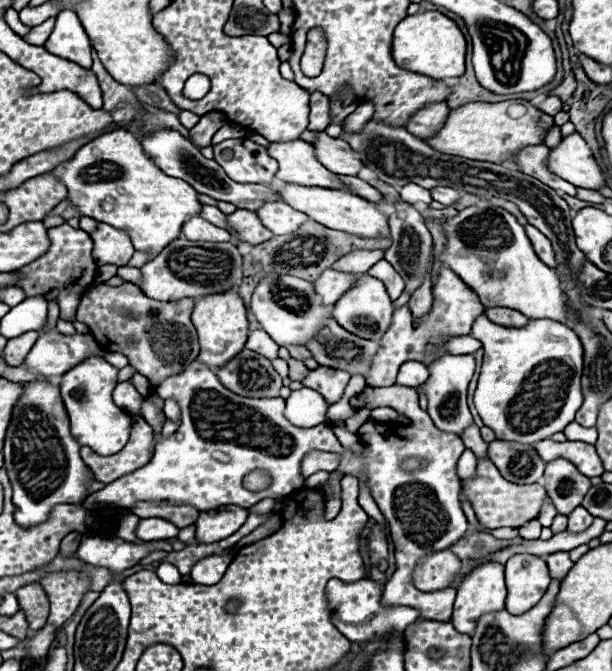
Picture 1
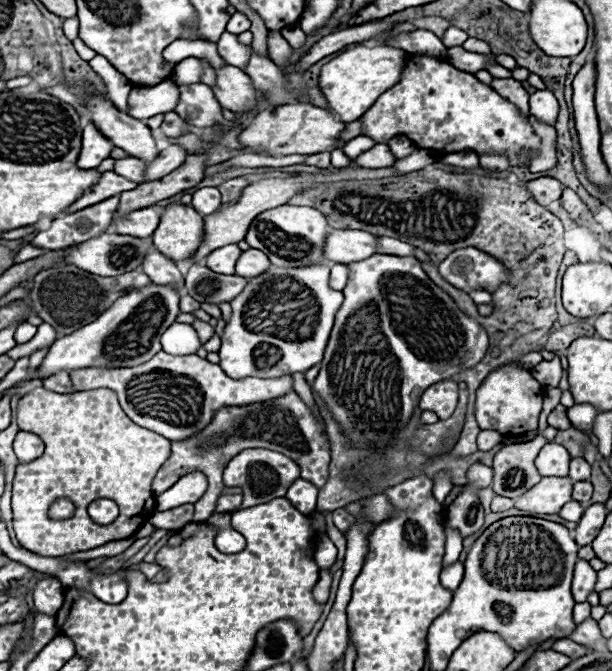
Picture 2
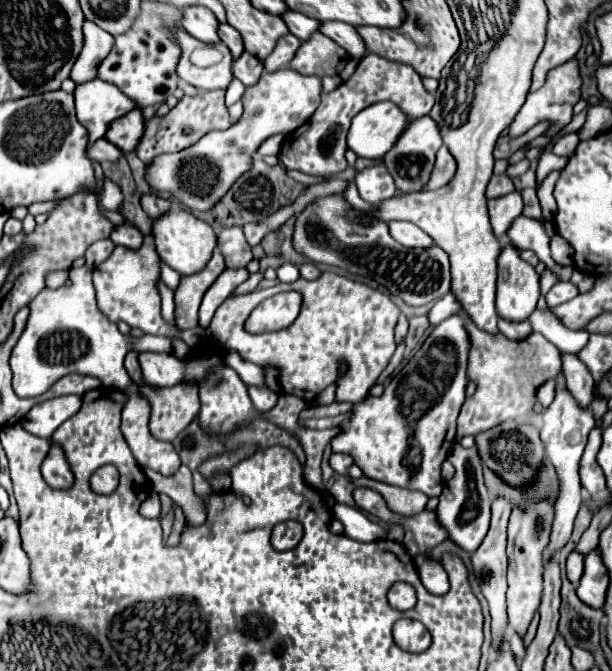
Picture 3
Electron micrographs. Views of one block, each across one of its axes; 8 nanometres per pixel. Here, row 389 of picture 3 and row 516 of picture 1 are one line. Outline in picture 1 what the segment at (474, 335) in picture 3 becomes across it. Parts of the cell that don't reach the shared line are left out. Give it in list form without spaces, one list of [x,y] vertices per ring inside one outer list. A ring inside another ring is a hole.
[[[478,458],[474,478],[462,482],[462,494],[472,504],[476,518],[484,528],[504,528],[504,526],[520,528],[526,522],[538,518],[542,504],[546,500],[544,486],[540,486],[540,484],[512,484],[512,482],[504,480],[500,476],[498,468],[486,458]]]

